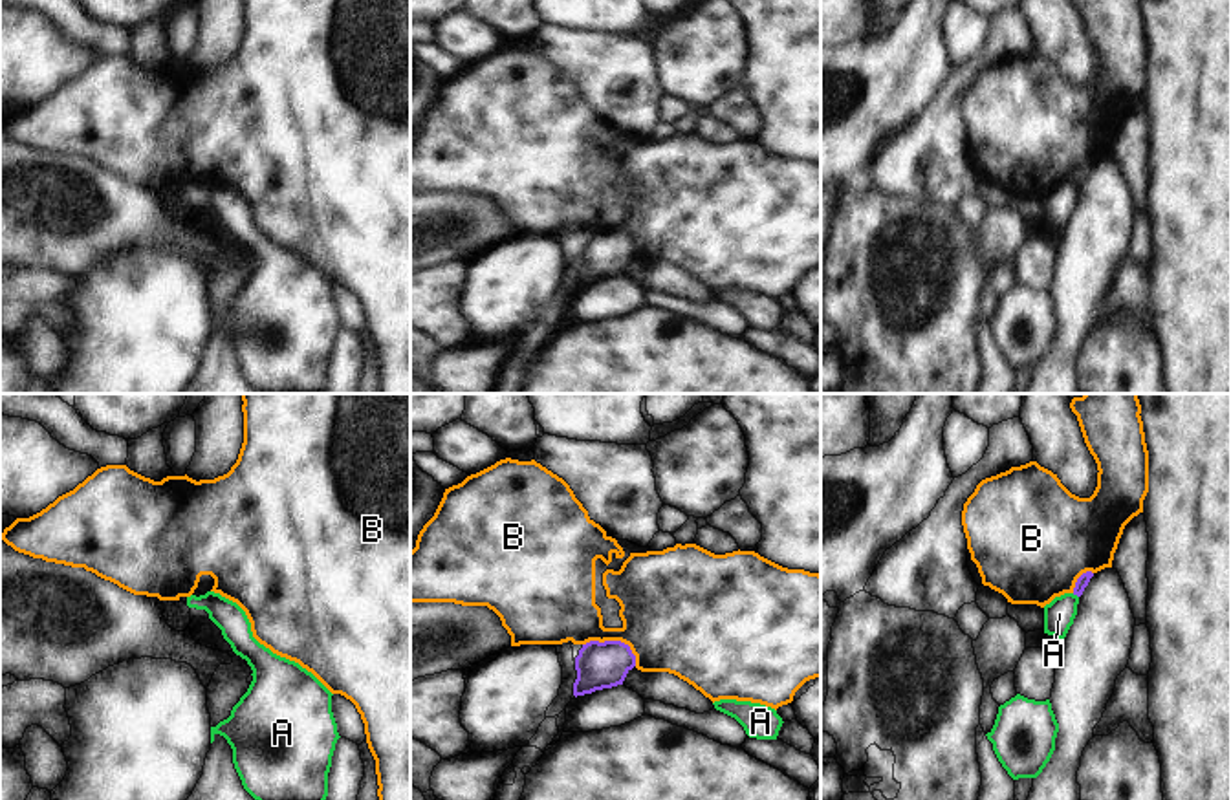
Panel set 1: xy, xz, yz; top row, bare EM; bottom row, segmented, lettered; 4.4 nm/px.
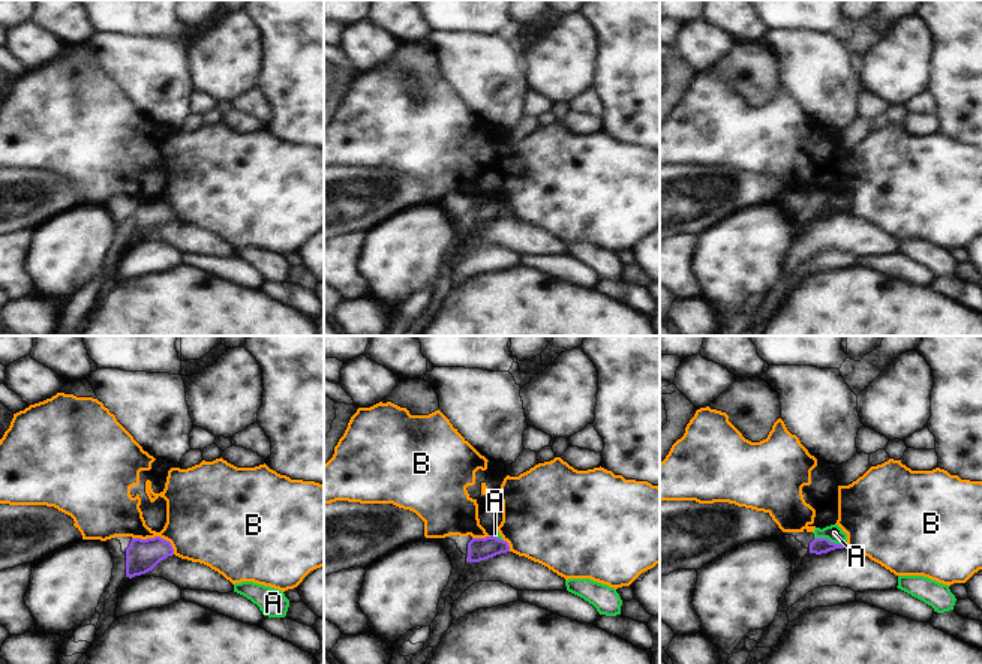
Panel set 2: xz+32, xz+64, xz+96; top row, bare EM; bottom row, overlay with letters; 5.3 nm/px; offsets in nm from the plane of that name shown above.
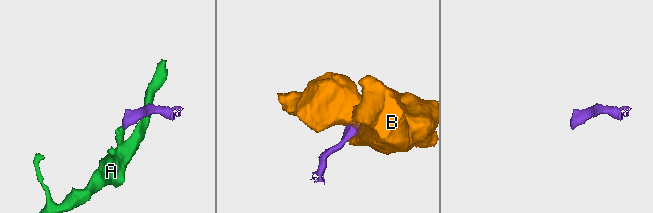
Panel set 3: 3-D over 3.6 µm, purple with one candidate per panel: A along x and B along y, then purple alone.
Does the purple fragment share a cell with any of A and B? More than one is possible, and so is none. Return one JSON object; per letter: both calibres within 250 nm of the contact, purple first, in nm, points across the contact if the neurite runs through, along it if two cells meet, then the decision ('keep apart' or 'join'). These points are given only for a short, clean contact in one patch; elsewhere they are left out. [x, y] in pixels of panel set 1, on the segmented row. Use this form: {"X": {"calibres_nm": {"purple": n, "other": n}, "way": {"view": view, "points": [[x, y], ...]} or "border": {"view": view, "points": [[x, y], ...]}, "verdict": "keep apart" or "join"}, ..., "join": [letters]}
{"A": {"calibres_nm": {"purple": 50, "other": 140}, "border": {"view": "yz", "points": [[1072, 594], [1078, 597]]}, "verdict": "keep apart"}, "B": {"calibres_nm": {"purple": 200, "other": 420}, "border": {"view": "xz", "points": [[583, 643], [623, 641], [636, 665]]}, "verdict": "keep apart"}, "join": []}

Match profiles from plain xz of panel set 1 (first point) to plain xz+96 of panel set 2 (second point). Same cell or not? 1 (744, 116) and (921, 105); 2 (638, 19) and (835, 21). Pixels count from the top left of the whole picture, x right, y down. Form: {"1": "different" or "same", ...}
{"1": "same", "2": "same"}

